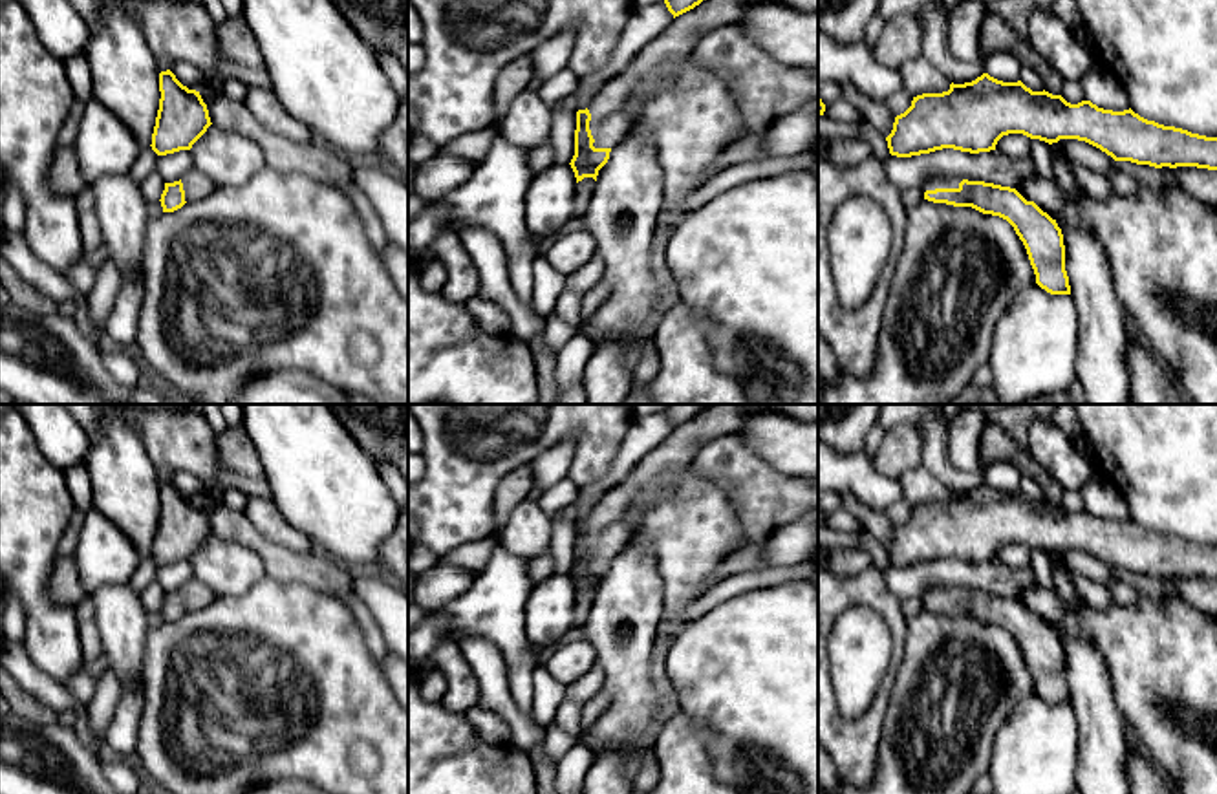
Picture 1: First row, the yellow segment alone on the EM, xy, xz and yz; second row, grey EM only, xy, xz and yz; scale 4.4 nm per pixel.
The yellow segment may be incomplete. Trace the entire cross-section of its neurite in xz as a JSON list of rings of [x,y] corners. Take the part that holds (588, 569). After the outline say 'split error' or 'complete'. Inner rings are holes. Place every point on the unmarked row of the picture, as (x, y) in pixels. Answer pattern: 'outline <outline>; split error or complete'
outline [[[668,404],[664,413],[673,424],[672,434],[653,446],[631,472],[609,488],[586,520],[576,521],[575,565],[571,578],[576,593],[584,587],[597,591],[609,562],[626,547],[639,516],[672,490],[672,479],[686,470],[695,454],[710,441],[734,434],[750,412],[770,410],[802,423],[818,423],[818,404]]]; split error

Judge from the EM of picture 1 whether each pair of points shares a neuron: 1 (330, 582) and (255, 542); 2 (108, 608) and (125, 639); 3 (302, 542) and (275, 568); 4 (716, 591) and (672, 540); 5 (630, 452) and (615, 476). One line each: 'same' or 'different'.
1: same
2: same
3: different
4: different
5: same

